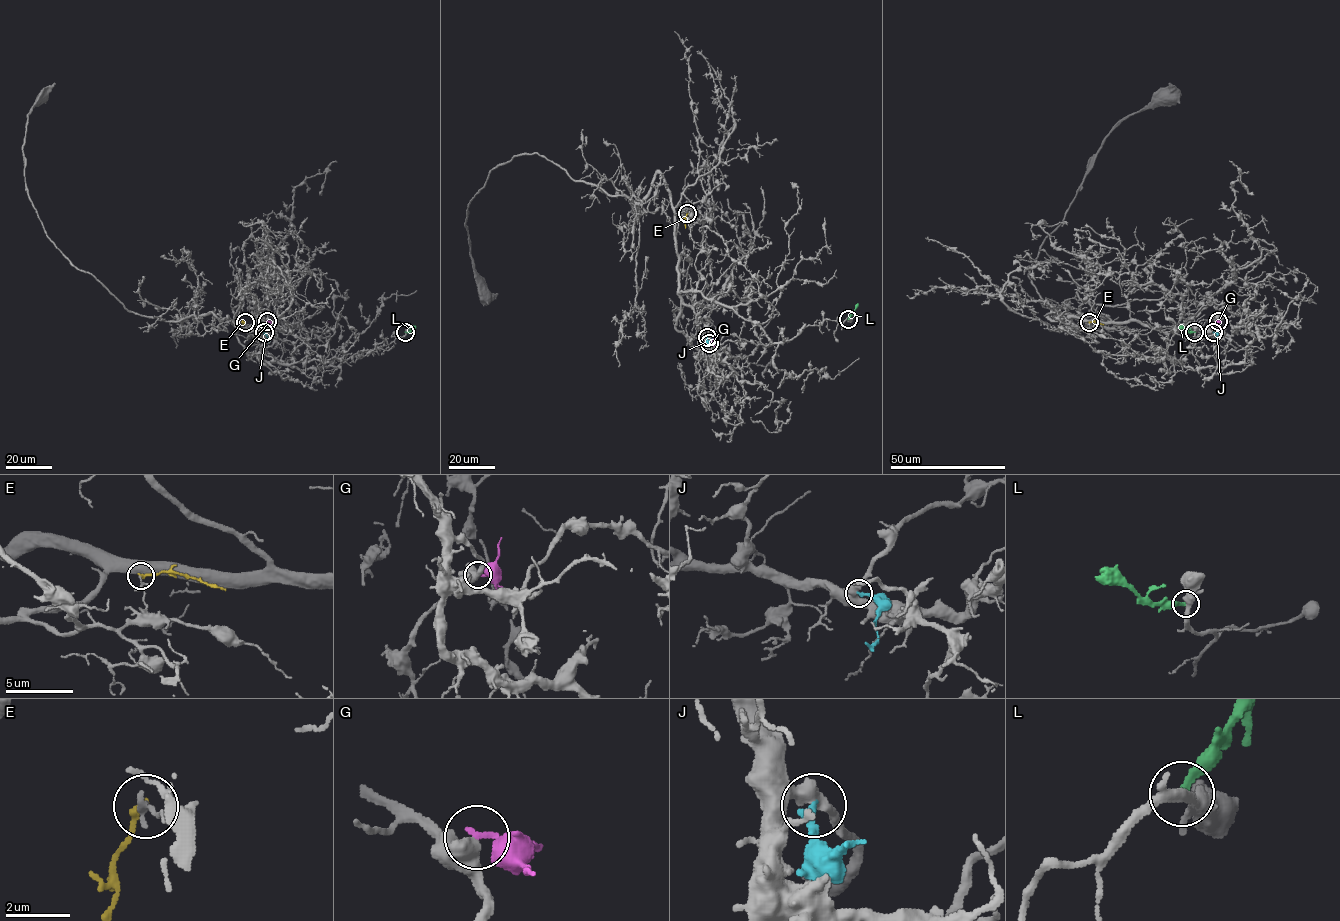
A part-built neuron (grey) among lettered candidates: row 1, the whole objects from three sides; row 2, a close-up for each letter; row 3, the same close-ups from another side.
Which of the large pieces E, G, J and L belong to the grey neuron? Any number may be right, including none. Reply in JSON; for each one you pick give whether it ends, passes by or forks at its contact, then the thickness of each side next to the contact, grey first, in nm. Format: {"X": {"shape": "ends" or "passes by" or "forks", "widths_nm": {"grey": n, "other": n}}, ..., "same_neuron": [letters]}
{"same_neuron": []}

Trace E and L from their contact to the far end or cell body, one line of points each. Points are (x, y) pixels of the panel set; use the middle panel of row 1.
E: (688, 213), (685, 228)
L: (848, 319), (858, 303)

